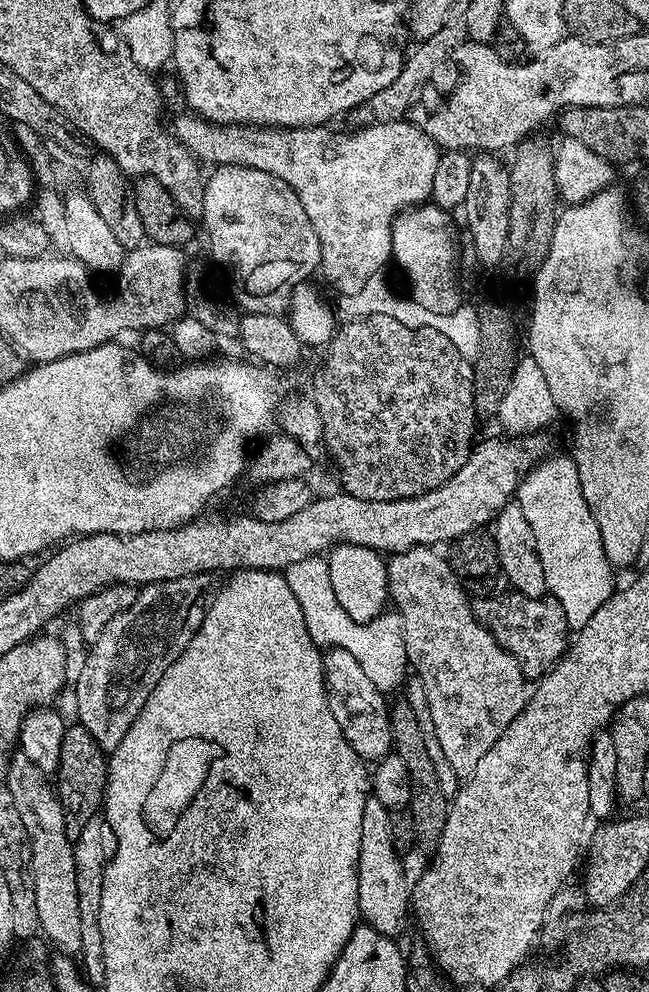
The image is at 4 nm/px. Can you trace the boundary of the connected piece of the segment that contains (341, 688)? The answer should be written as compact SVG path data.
M330 648L323 653L324 658L324 688L328 692L330 714L342 726L342 734L346 742L365 762L375 762L393 751L392 721L390 719L390 704L385 693L379 692L366 678L362 666L358 666L350 654L341 648Z

